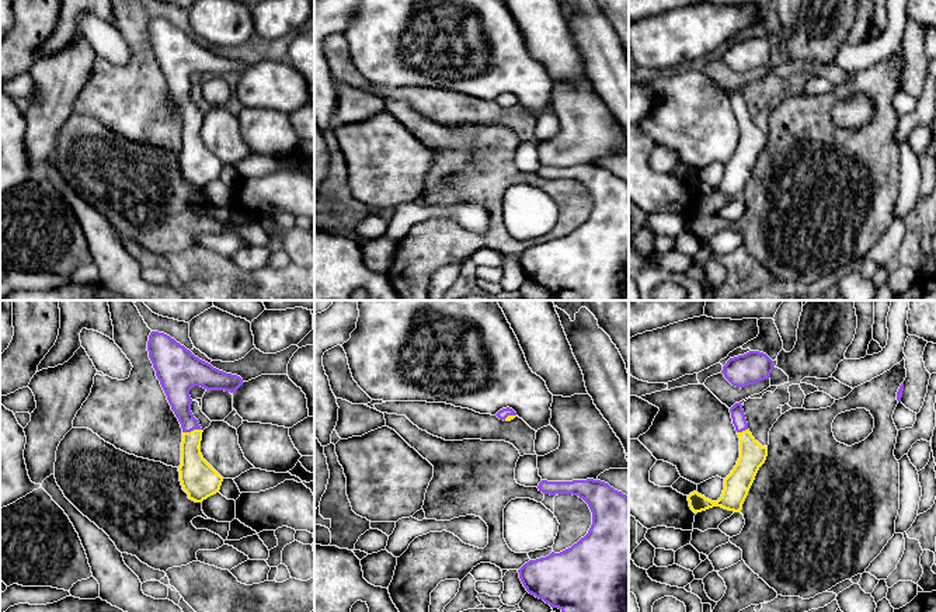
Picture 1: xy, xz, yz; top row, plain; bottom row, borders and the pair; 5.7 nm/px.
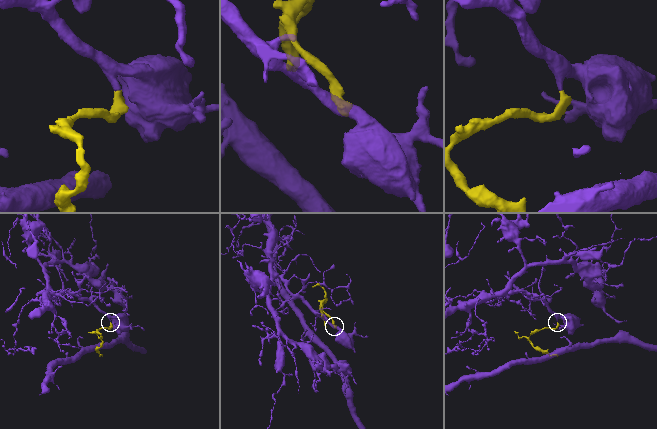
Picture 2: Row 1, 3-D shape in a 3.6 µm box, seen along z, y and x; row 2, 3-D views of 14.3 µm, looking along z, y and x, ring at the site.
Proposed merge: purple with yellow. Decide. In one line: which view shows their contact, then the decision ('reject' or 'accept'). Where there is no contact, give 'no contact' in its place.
meets purple in xy; accept

